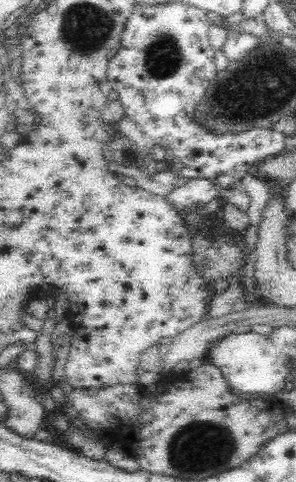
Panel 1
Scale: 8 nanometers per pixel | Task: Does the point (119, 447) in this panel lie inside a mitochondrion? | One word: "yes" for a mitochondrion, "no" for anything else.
no

